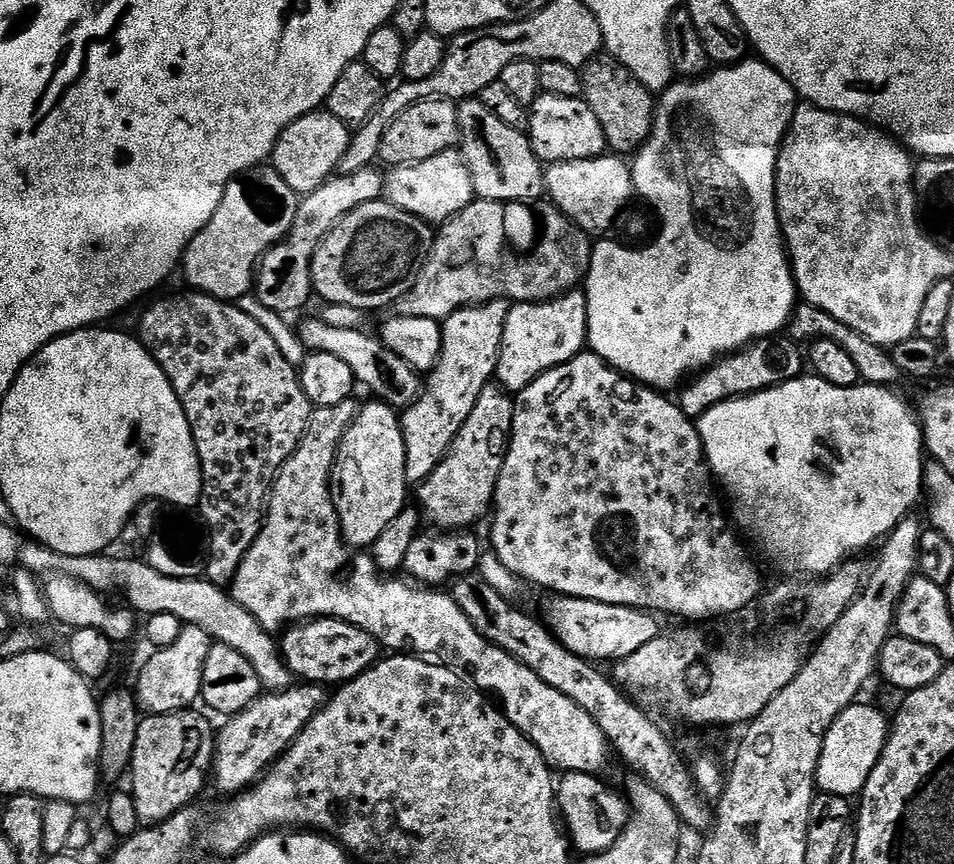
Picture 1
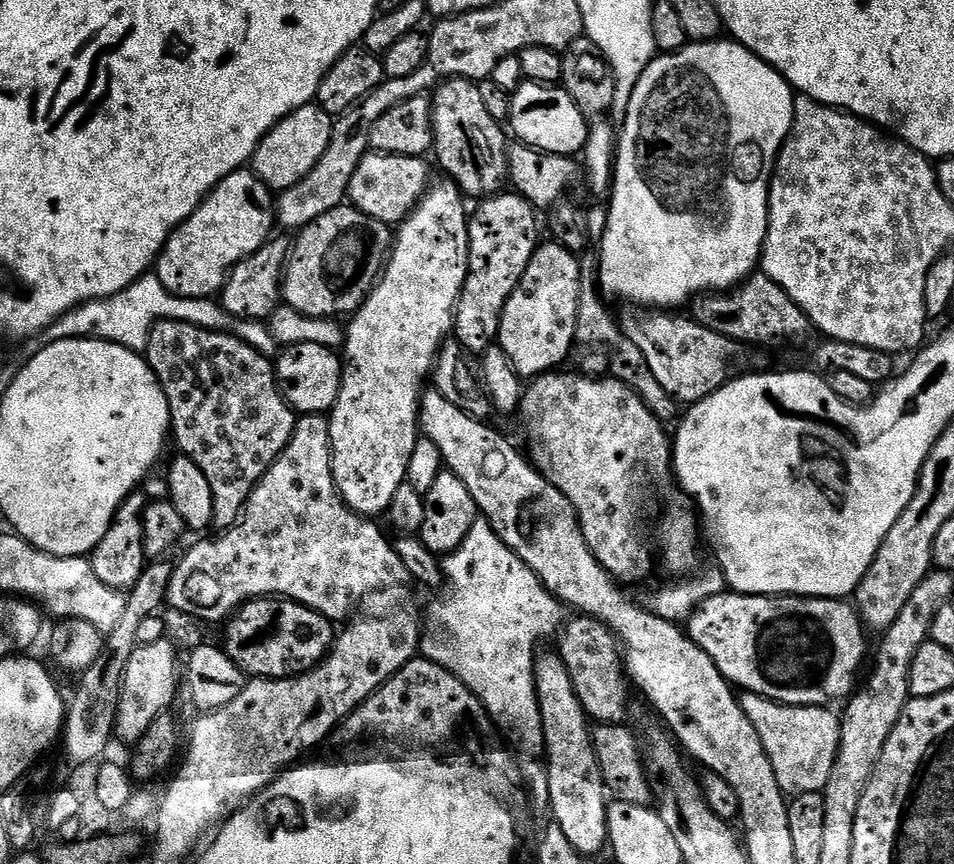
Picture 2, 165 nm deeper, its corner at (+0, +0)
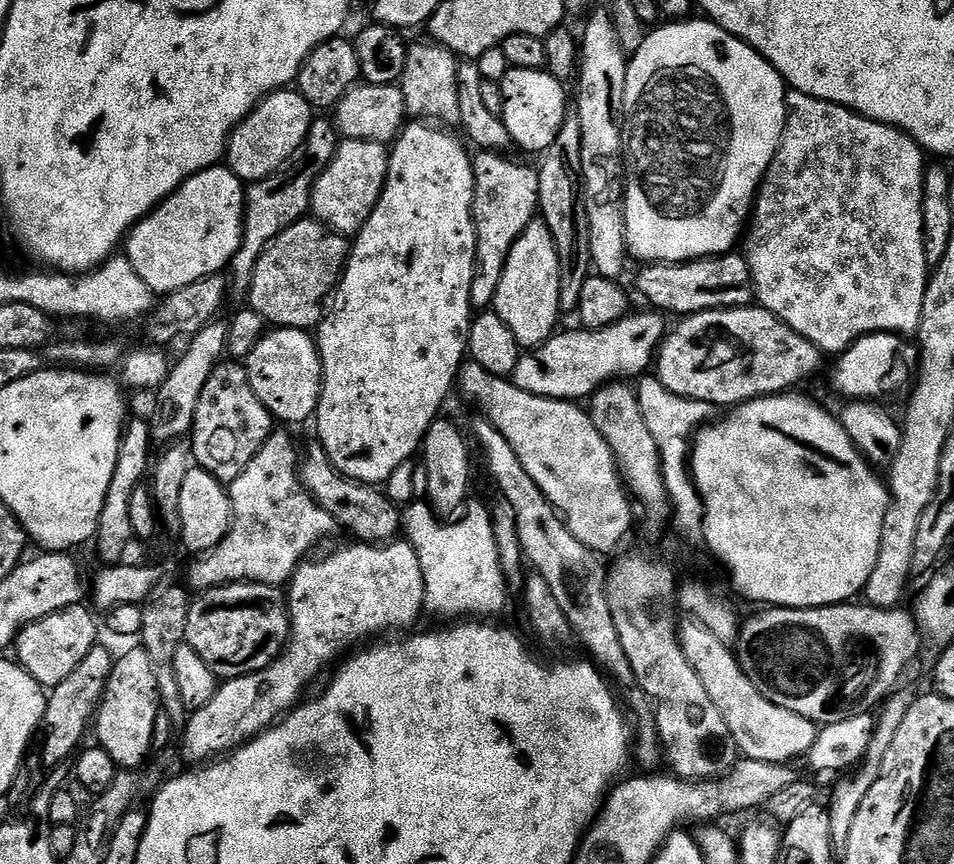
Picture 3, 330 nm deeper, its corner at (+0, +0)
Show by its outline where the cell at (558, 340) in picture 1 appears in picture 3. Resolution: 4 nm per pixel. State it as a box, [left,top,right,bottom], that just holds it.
[494,218,562,349]

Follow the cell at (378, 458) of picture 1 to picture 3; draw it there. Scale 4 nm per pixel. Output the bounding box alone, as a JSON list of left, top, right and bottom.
[314,122,476,486]

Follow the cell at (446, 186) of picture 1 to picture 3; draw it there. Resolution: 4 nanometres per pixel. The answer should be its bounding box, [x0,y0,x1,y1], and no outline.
[311,139,389,234]

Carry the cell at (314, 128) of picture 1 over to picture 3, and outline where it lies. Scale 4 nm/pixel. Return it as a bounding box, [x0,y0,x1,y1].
[227,90,314,182]

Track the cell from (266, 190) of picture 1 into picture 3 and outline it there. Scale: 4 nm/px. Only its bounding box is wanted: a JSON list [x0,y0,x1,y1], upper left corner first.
[126,166,245,294]

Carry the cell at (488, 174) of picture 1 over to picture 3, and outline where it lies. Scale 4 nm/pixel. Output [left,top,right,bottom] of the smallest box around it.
[398,42,460,126]

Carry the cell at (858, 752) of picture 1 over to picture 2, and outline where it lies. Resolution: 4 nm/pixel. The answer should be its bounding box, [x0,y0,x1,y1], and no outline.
[739,694,840,797]

